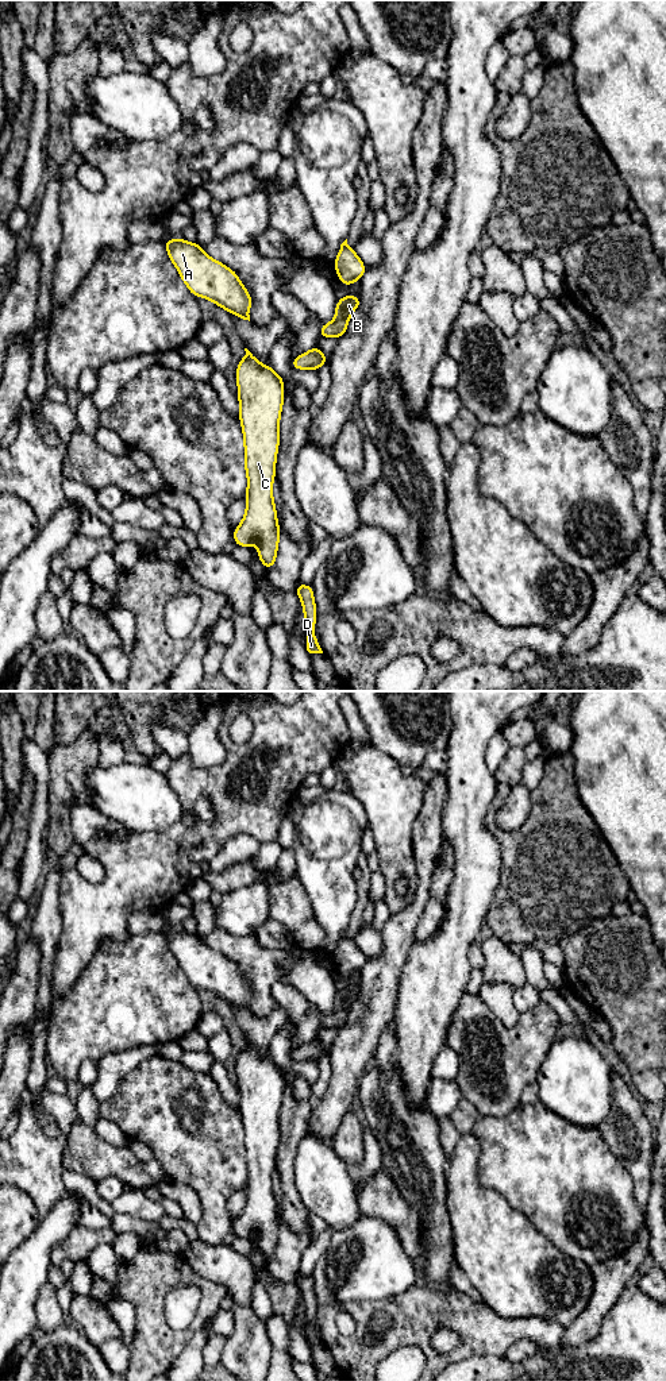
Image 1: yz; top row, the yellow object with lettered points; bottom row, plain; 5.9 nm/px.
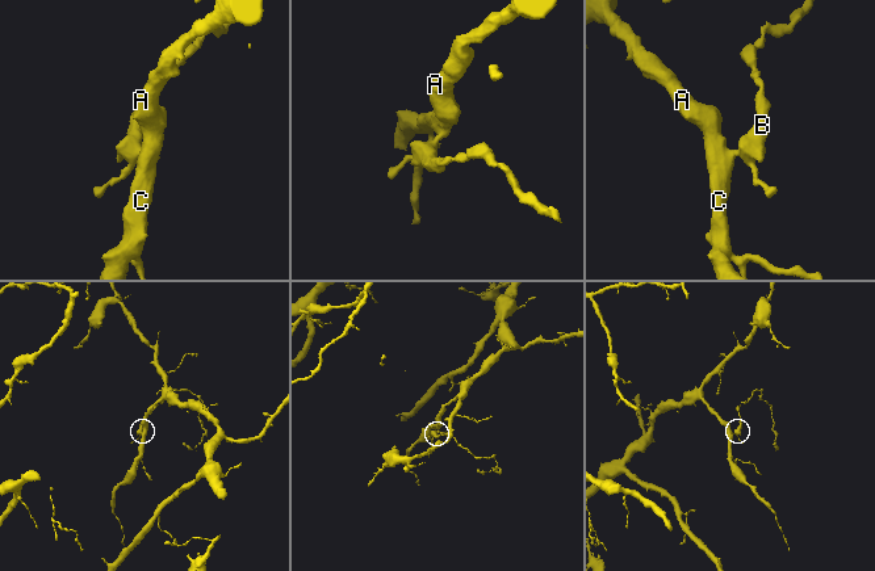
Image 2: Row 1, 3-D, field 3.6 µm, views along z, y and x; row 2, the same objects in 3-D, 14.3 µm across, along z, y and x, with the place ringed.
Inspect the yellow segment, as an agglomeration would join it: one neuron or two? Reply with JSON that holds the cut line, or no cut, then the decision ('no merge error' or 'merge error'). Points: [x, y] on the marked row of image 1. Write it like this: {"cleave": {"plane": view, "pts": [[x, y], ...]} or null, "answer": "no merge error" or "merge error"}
{"cleave": null, "answer": "no merge error"}

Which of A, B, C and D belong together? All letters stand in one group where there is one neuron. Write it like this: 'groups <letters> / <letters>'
groups A B C D

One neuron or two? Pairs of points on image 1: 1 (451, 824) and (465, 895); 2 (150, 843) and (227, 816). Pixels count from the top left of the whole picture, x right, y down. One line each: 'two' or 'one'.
1: one
2: one

